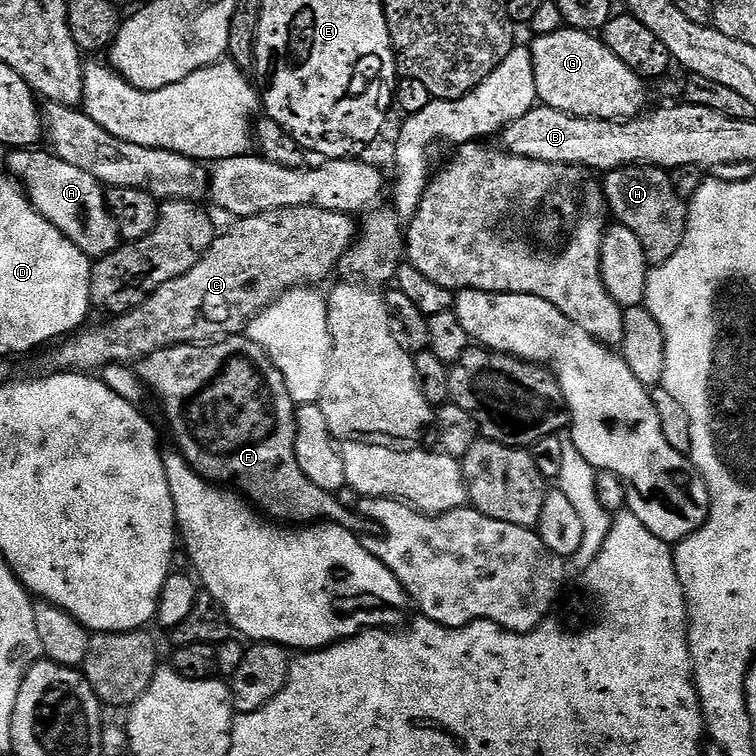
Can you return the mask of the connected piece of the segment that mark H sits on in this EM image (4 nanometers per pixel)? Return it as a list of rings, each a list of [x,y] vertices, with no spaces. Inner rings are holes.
[[[638,164],[631,168],[616,168],[603,177],[602,191],[606,207],[615,223],[626,226],[642,242],[649,265],[664,264],[682,246],[688,225],[688,204],[678,198],[671,175],[665,169]]]

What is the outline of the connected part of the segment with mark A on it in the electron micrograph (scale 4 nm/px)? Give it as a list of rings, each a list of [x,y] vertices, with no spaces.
[[[12,150],[7,153],[6,171],[21,188],[30,201],[53,226],[58,229],[82,254],[95,262],[111,254],[120,247],[122,237],[116,219],[108,208],[108,198],[103,184],[99,184],[86,170],[62,162],[62,158],[53,156],[51,151]]]

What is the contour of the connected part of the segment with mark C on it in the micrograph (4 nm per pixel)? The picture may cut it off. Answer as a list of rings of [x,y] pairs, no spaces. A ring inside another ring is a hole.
[[[312,204],[239,217],[225,232],[223,229],[217,235],[206,255],[190,271],[182,274],[182,278],[174,278],[174,282],[158,286],[158,290],[154,290],[154,294],[150,294],[146,302],[123,312],[121,316],[112,316],[109,324],[92,328],[89,332],[80,330],[61,339],[48,356],[49,369],[52,372],[96,374],[111,364],[135,365],[154,354],[154,350],[162,350],[175,344],[211,342],[217,338],[243,333],[250,321],[261,310],[274,303],[283,292],[301,286],[319,285],[319,280],[326,279],[331,272],[335,273],[339,269],[340,260],[348,253],[349,246],[358,235],[357,221],[352,220],[355,219],[349,213],[322,210]]]

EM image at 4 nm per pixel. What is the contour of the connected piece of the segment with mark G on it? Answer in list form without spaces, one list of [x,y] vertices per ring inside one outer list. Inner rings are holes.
[[[567,26],[554,34],[536,36],[530,44],[532,61],[534,62],[534,86],[537,101],[543,107],[562,110],[578,118],[602,118],[603,120],[631,120],[645,111],[644,103],[648,100],[645,81],[641,80],[622,58],[618,58],[604,45],[599,35],[590,32],[580,32]]]

